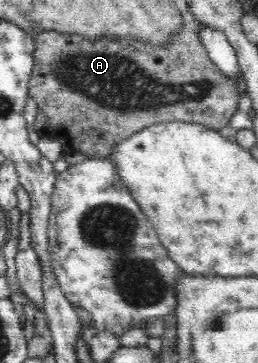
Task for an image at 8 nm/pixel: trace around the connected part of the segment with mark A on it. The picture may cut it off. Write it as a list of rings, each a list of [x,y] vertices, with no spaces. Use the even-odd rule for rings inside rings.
[[[186,19],[184,26],[176,36],[172,36],[172,42],[164,48],[163,46],[152,46],[151,44],[140,44],[140,42],[134,42],[130,38],[126,40],[120,40],[120,42],[110,42],[110,40],[88,40],[80,34],[60,34],[60,32],[46,32],[42,31],[37,34],[35,43],[37,49],[34,51],[35,66],[32,71],[32,76],[29,82],[29,98],[36,102],[39,111],[44,114],[48,127],[45,130],[45,134],[50,138],[61,141],[67,151],[80,152],[90,159],[104,159],[105,157],[111,157],[112,151],[118,143],[122,143],[123,140],[135,135],[136,132],[142,131],[143,128],[151,127],[158,123],[169,123],[172,121],[182,121],[185,123],[198,123],[207,126],[215,131],[222,130],[225,126],[228,126],[230,118],[236,112],[238,108],[238,89],[236,89],[236,83],[234,77],[224,76],[223,72],[211,61],[208,56],[207,49],[204,48],[199,41],[199,32],[207,28],[206,24],[200,21]]]

